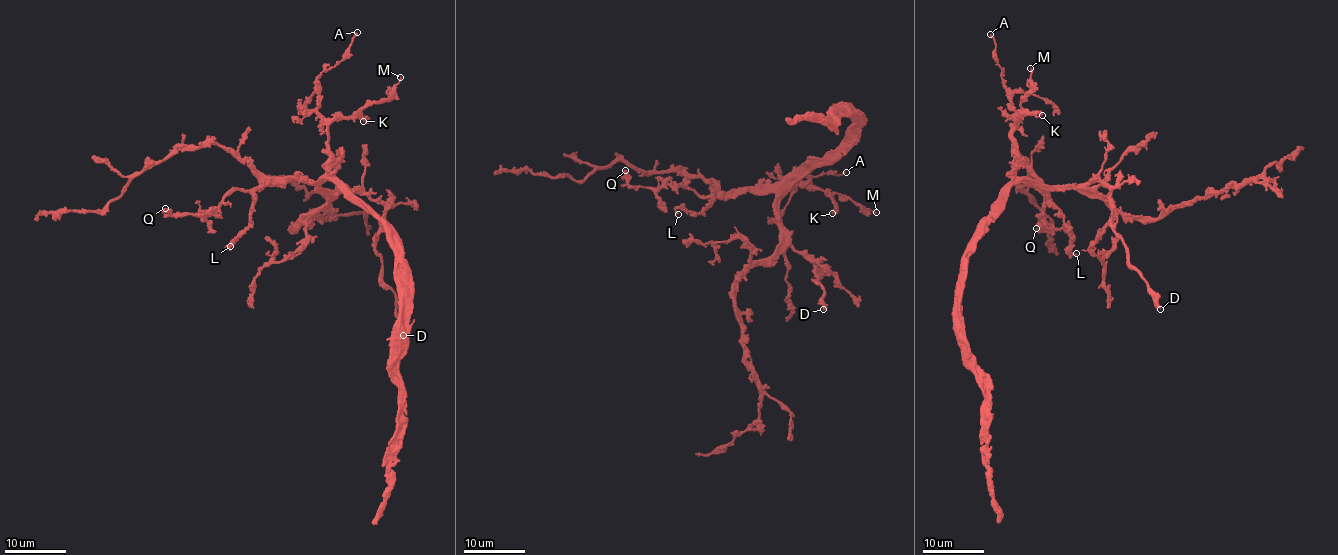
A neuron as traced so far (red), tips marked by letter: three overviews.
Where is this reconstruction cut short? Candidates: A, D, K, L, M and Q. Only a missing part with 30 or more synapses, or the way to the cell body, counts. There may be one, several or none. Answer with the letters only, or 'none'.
M

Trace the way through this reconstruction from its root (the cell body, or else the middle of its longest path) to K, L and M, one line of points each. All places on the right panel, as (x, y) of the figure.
K: (1011, 185), (1013, 128), (1018, 118), (1024, 115), (1042, 115)
L: (1011, 185), (1018, 181), (1025, 185), (1032, 182), (1041, 189), (1059, 211), (1070, 234), (1070, 253), (1076, 253)
M: (1011, 185), (1013, 128), (1018, 121), (1020, 105), (1030, 88), (1030, 68)

